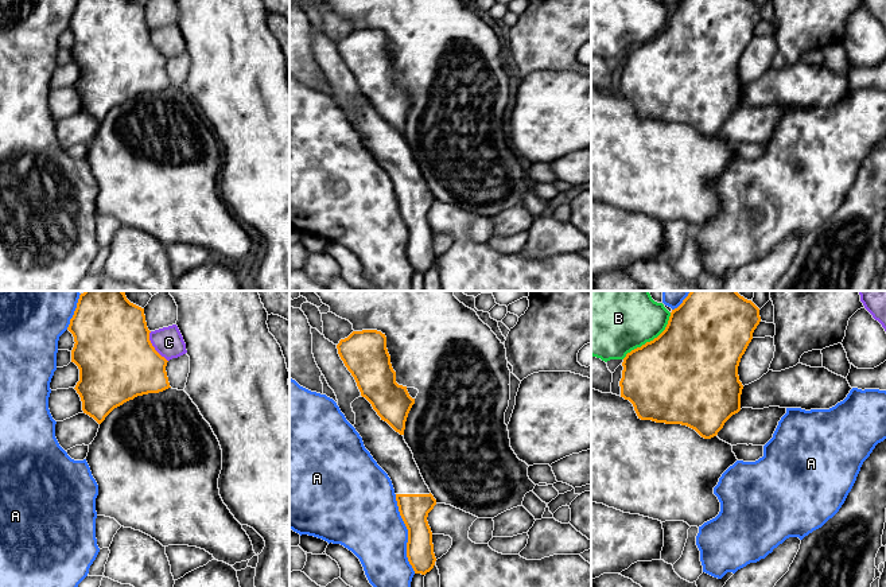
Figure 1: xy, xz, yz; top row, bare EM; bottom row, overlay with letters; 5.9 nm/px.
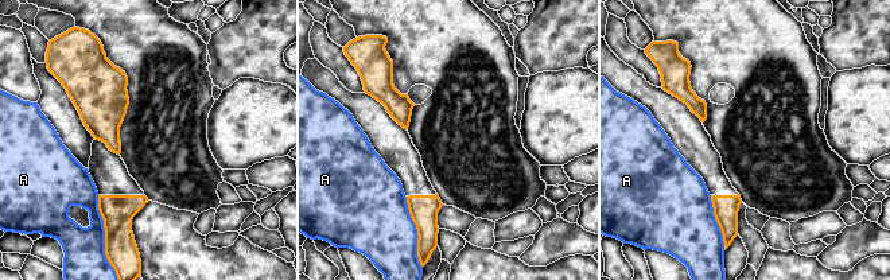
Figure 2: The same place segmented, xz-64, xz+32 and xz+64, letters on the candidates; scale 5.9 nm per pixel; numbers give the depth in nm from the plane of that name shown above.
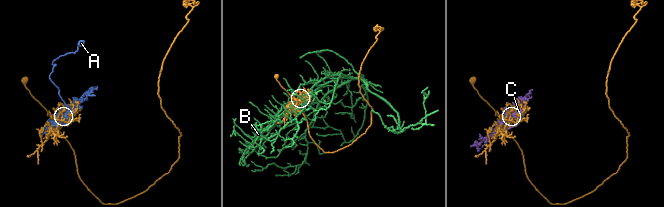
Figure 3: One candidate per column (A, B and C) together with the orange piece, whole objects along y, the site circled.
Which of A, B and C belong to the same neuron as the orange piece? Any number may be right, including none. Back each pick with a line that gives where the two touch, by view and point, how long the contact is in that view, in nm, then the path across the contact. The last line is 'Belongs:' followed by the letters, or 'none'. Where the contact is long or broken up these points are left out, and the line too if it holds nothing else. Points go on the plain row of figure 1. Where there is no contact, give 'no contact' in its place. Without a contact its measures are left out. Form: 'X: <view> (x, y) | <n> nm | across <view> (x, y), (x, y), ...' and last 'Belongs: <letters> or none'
Belongs: none

